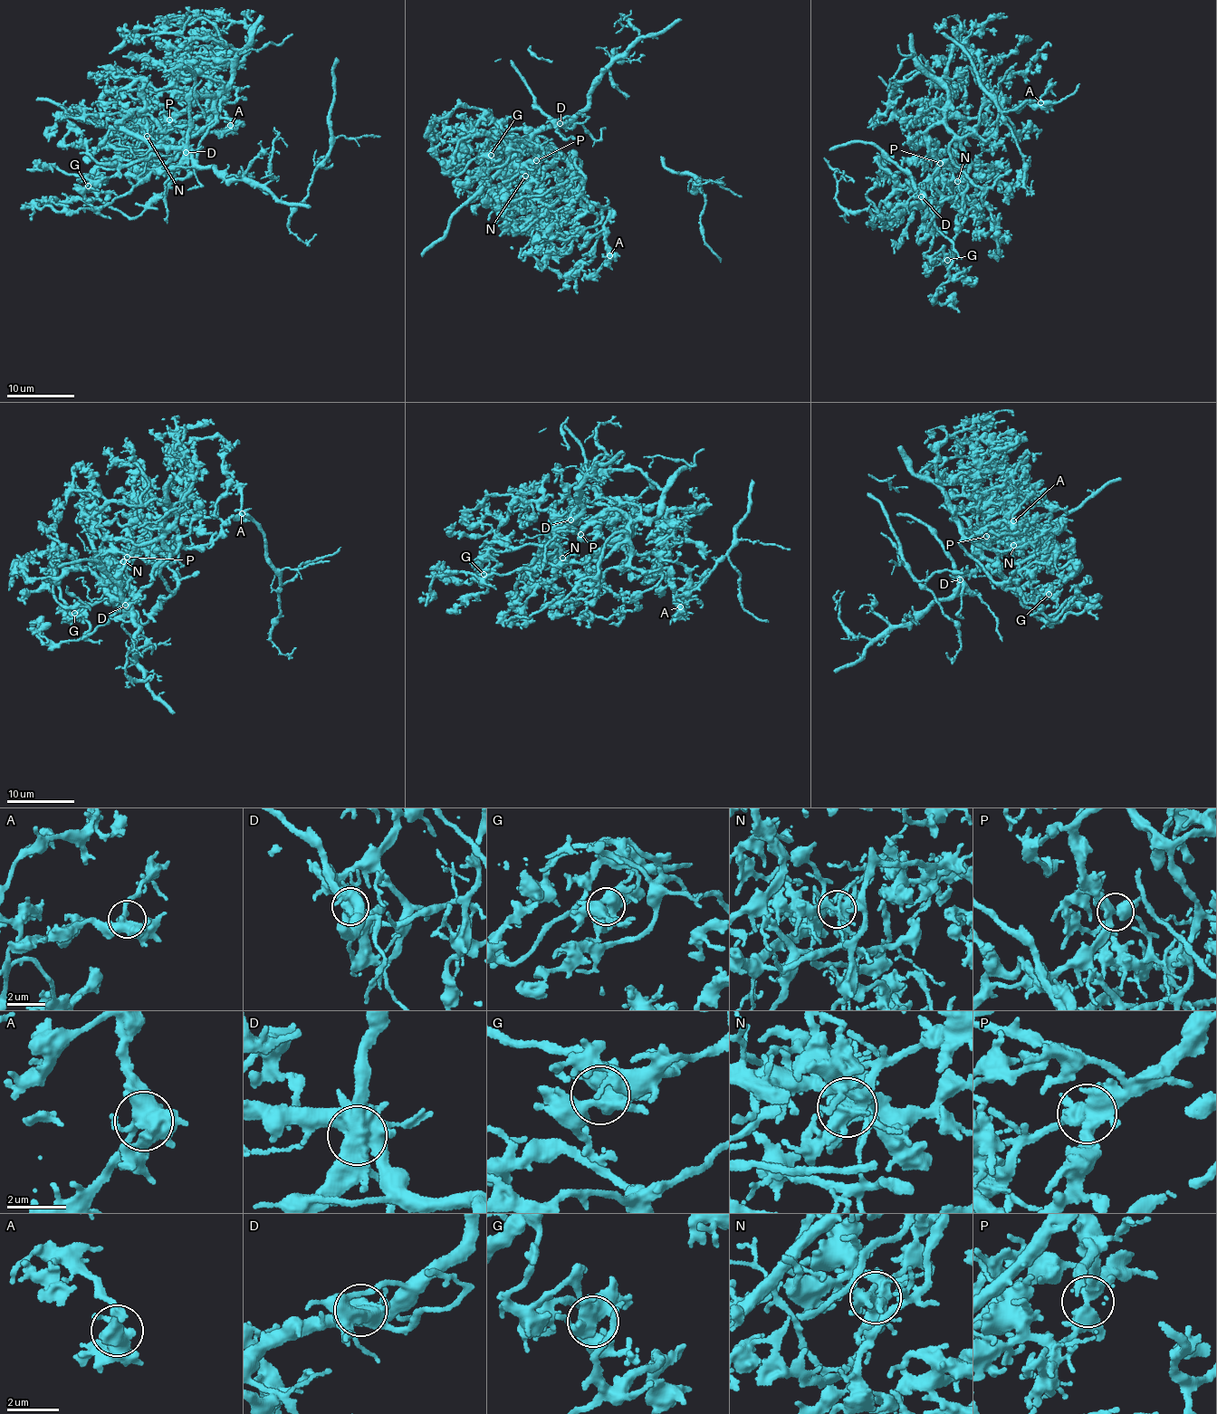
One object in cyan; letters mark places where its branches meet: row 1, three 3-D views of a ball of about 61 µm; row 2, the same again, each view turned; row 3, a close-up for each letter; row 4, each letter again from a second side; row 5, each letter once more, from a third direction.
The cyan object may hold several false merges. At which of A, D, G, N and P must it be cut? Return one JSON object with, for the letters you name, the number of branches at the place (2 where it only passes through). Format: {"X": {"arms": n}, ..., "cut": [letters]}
{"D": {"arms": 8}, "N": {"arms": 6}, "cut": ["D", "N"]}

